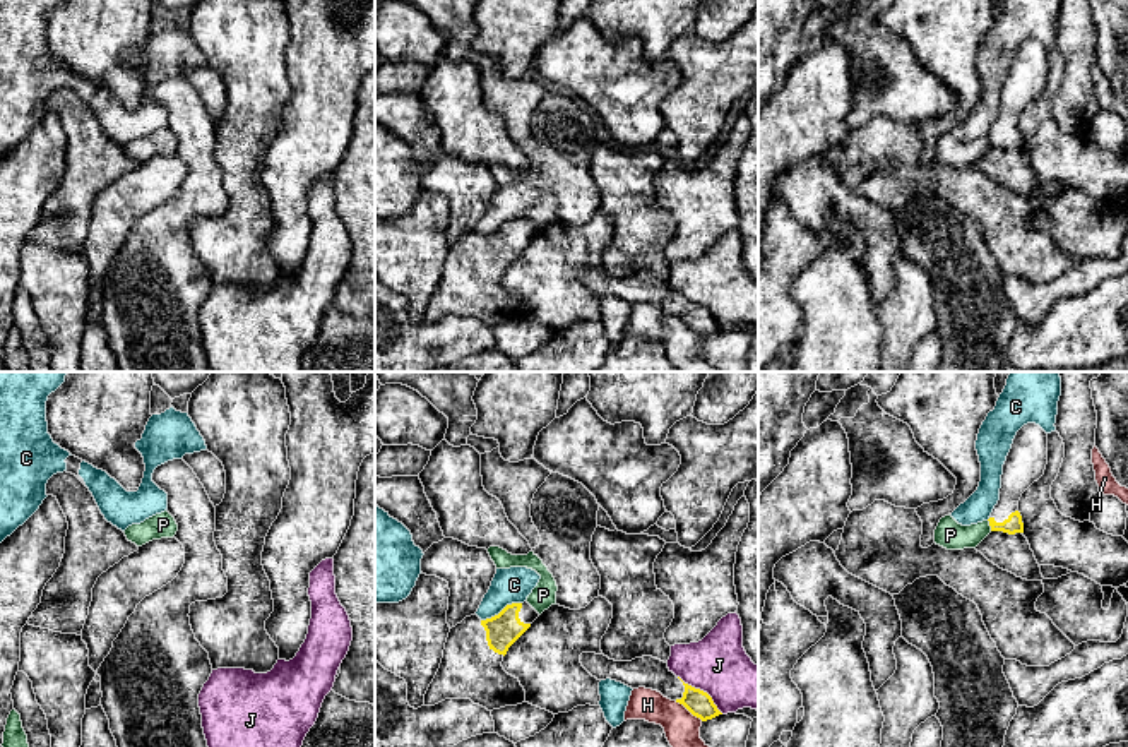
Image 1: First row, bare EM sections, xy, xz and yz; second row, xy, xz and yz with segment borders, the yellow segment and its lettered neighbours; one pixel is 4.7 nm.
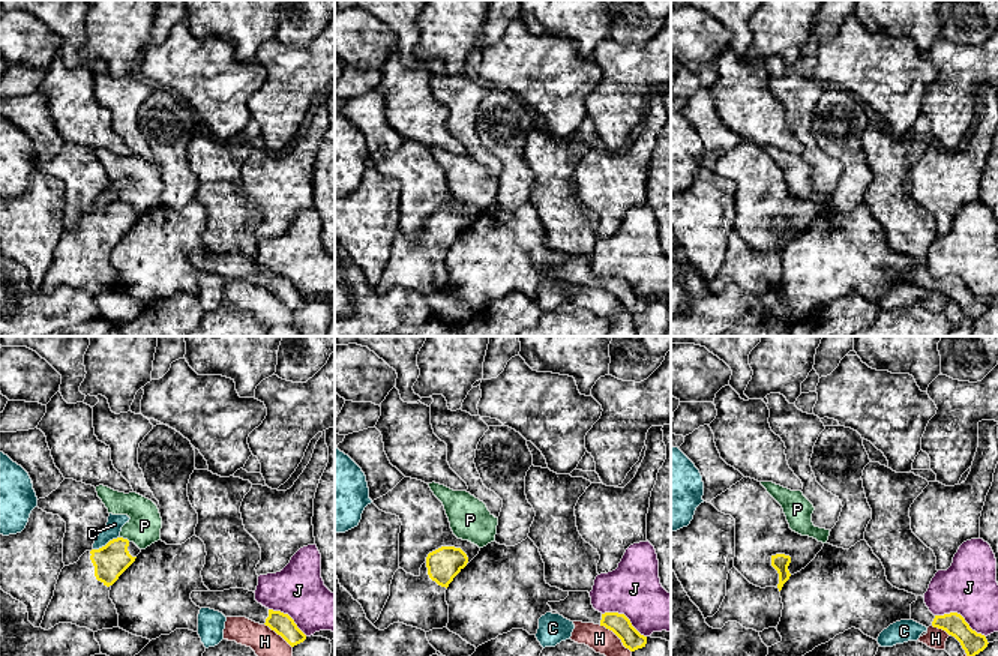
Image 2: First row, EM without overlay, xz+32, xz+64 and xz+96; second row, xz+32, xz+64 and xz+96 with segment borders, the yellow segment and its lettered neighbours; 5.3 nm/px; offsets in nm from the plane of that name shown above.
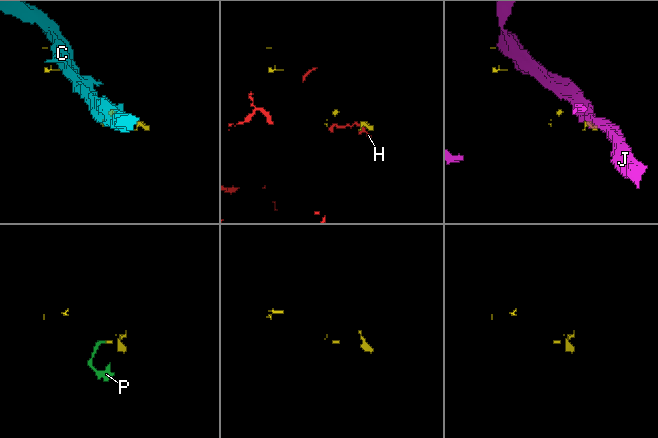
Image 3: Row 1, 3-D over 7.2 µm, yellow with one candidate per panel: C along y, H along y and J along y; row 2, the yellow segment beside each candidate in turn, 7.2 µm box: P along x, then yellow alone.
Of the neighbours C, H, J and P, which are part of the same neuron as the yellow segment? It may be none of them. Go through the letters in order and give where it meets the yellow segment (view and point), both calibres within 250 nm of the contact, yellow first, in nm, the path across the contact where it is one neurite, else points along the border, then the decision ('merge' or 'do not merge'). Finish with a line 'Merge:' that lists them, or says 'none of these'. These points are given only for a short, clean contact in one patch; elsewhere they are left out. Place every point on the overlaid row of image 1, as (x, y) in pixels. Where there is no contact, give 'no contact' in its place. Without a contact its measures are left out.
C: contact xz (502, 610); calibres 160 and 170 nm; border xz (521, 602), (512, 602), (481, 621); do not merge
H: contact xz (688, 710); calibres 120 and 170 nm; do not merge
J: contact xz (702, 691); calibres 120 and 280 nm; do not merge
P: contact yz (990, 525); calibres 80 and 140 nm; border yz (988, 519), (991, 530); do not merge
Merge: none of these

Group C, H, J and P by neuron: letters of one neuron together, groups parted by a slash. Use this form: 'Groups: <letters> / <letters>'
Groups: C / H / J / P

